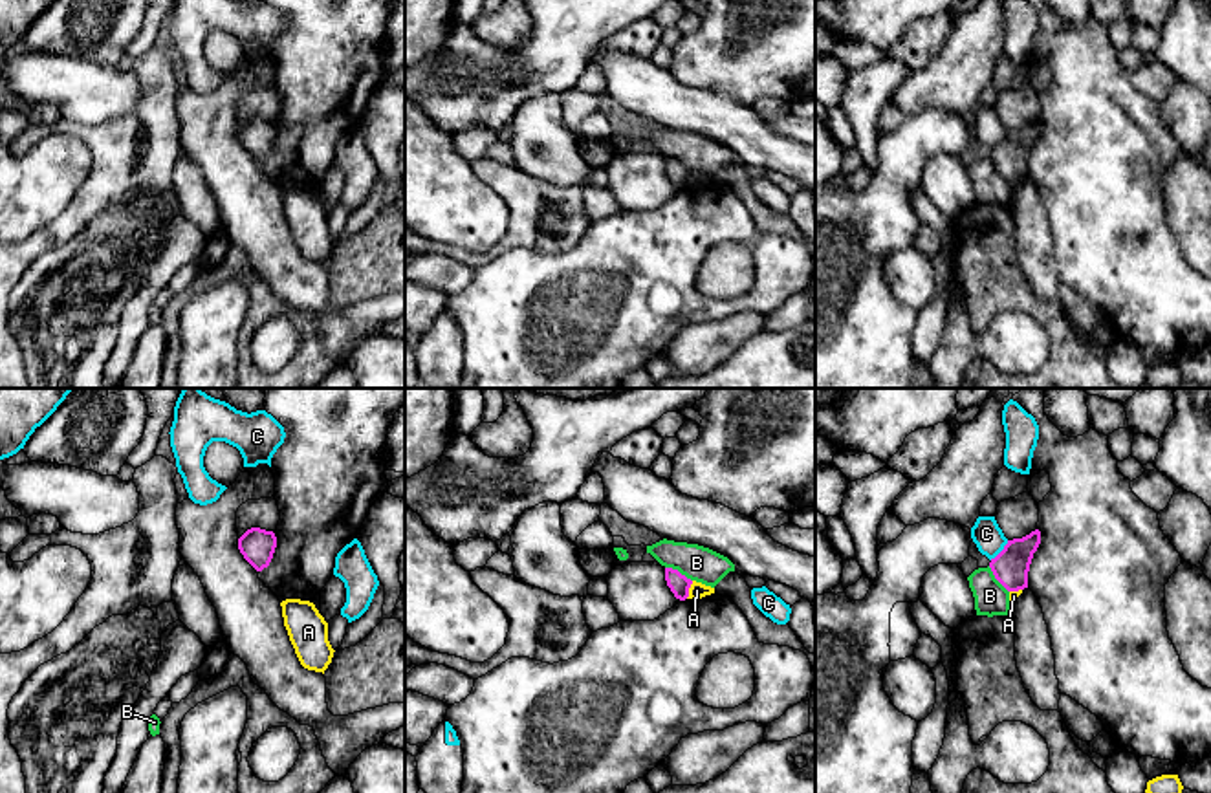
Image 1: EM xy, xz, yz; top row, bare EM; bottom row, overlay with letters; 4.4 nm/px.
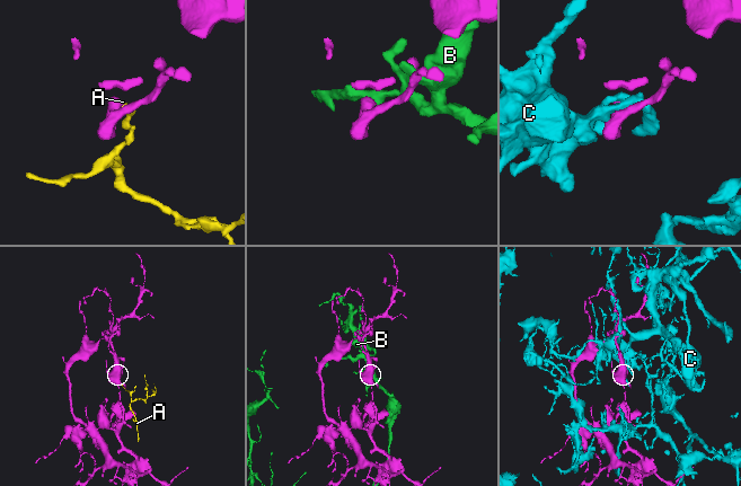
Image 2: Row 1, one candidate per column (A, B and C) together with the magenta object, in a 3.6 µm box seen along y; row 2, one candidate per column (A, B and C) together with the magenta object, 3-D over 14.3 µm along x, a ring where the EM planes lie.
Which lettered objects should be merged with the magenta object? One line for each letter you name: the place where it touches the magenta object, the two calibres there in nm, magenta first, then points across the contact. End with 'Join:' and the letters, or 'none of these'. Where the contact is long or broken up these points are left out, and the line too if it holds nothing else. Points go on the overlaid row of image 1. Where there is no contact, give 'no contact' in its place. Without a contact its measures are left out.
Join: none of these

